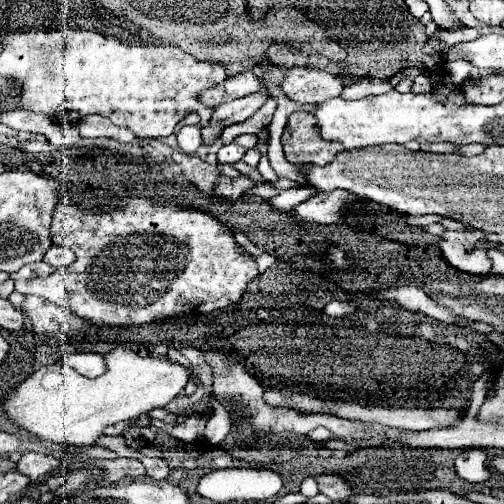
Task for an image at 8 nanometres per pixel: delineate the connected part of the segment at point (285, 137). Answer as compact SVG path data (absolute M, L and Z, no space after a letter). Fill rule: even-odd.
M310 112L290 114L282 134L282 148L288 162L300 166L328 166L340 152L344 152L340 142L322 140L316 124L318 122Z

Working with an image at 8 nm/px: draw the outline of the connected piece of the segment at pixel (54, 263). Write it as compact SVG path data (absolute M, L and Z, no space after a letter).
M52 244L50 250L44 256L44 262L48 262L52 268L64 268L74 262L74 252L70 248L64 248L60 244Z

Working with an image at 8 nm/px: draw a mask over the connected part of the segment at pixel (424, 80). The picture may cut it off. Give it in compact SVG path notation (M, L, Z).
M426 74L416 76L414 86L412 86L412 92L414 92L414 94L424 94L424 92L430 92L430 90L432 90L432 82L430 82L430 78L428 78Z

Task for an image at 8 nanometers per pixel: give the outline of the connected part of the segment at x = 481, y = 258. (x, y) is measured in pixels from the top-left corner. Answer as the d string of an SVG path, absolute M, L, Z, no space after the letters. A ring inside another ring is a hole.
M466 226L466 230L444 230L438 246L446 264L458 272L488 274L492 260L488 258L488 250L478 246L482 242L486 242L484 232Z

